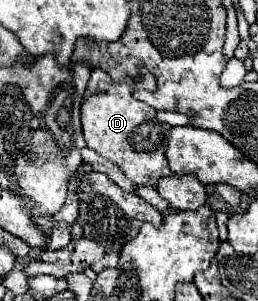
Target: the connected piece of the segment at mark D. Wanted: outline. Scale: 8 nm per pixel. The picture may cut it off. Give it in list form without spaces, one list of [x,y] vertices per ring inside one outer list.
[[[141,68],[141,80],[139,82],[133,82],[133,79],[125,78],[123,82],[119,84],[113,84],[111,92],[107,94],[93,94],[89,96],[83,106],[81,106],[81,124],[83,124],[83,136],[85,136],[85,142],[91,150],[99,152],[103,158],[115,162],[117,166],[121,166],[123,174],[133,180],[135,184],[147,184],[147,186],[157,186],[157,180],[163,178],[163,176],[169,176],[171,170],[167,166],[167,158],[165,158],[165,140],[169,138],[169,126],[167,124],[161,124],[157,122],[155,118],[155,110],[149,108],[145,102],[139,102],[133,98],[133,92],[137,88],[143,88],[147,90],[155,90],[156,80],[153,74],[147,71],[146,68]]]

